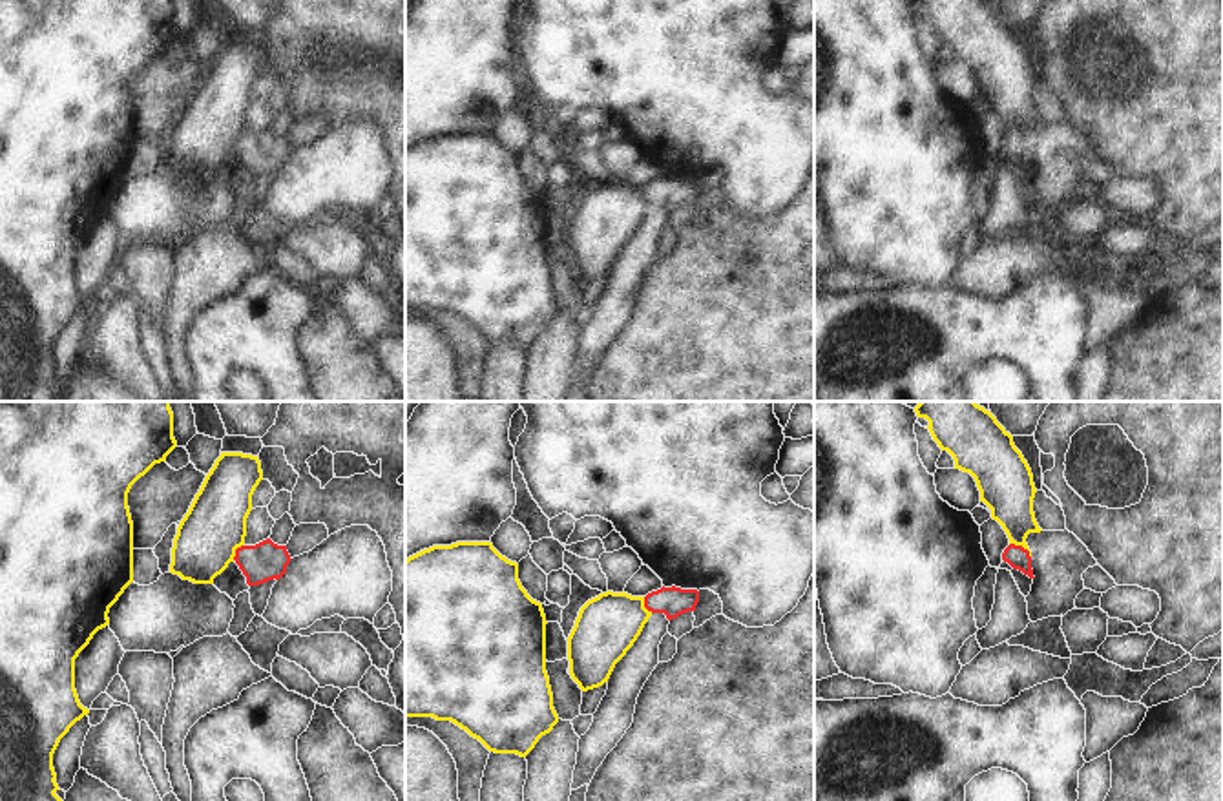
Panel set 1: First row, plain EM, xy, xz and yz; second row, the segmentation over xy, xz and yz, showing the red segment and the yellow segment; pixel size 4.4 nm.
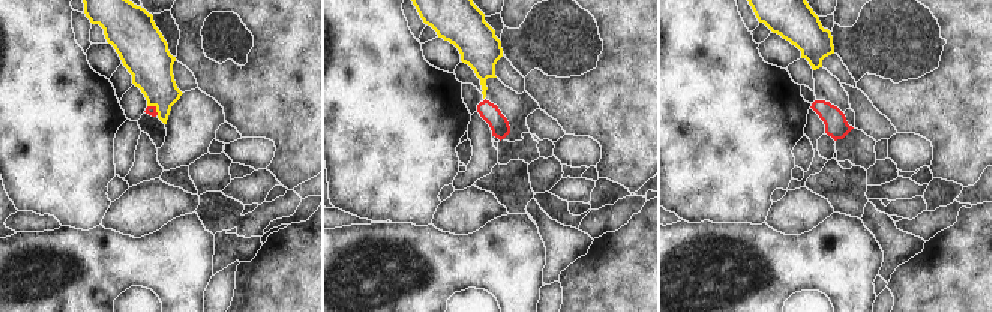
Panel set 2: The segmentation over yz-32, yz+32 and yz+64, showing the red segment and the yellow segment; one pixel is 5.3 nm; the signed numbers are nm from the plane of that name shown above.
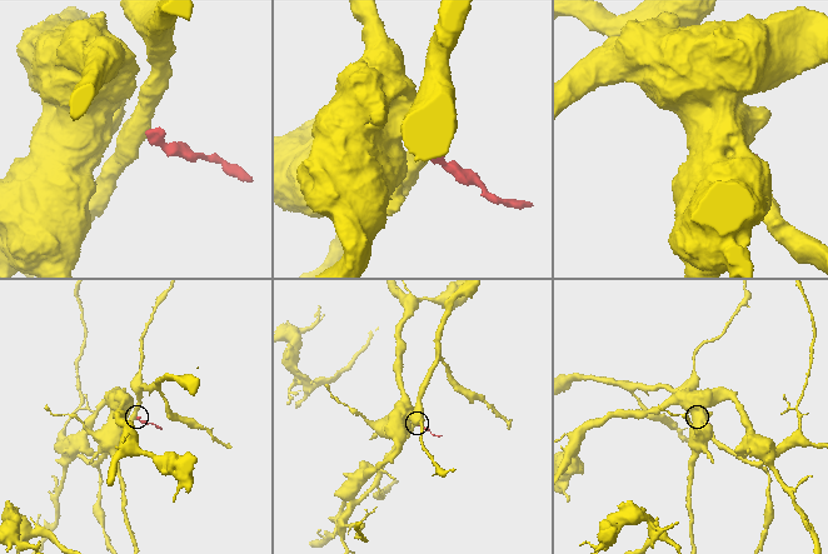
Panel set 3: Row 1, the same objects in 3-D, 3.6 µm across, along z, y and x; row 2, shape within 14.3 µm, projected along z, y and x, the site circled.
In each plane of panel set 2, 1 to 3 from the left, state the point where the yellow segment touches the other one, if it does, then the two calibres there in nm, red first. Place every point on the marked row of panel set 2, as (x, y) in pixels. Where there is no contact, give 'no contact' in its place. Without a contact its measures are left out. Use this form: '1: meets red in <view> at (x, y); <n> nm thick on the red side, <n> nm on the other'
1: meets red in yz-32 at (155, 108); 50 nm thick on the red side, 240 nm on the other
2: no contact
3: no contact

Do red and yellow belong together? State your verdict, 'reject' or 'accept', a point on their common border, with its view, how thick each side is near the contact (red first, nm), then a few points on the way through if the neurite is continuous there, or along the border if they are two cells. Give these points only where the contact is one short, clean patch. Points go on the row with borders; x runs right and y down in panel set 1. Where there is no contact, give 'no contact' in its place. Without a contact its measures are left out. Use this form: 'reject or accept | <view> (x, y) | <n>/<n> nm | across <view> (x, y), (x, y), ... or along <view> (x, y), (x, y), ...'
reject | yz (1021, 546) | 100/220 nm | along yz (1010, 542), (1021, 544), (1030, 557)

